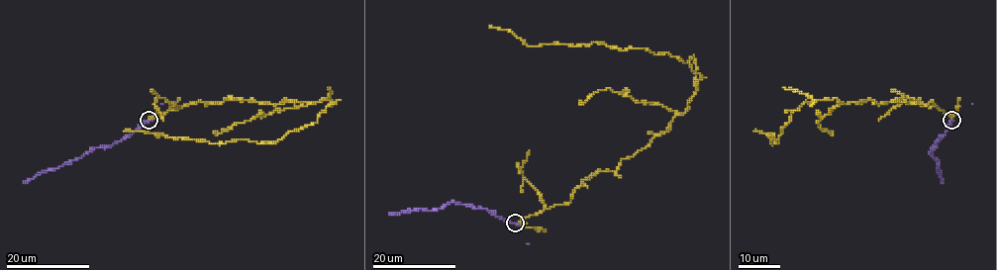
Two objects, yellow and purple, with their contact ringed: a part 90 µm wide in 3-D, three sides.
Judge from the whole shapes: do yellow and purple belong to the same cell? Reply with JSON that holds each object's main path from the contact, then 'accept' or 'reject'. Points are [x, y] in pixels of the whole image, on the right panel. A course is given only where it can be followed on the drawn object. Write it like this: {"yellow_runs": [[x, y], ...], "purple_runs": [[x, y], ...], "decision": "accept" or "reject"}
{"yellow_runs": [[950, 120], [932, 102], [829, 99], [791, 112], [778, 142], [771, 143], [773, 134], [754, 132]], "purple_runs": [[950, 120], [946, 134], [930, 151], [939, 161], [943, 183]], "decision": "reject"}

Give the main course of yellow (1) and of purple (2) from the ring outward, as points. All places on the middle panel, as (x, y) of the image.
1: (515, 223), (566, 204), (592, 175), (641, 150), (688, 108), (700, 75), (667, 52), (527, 45), (489, 27)
2: (515, 223), (496, 218), (485, 209), (454, 202), (439, 209), (388, 215)

